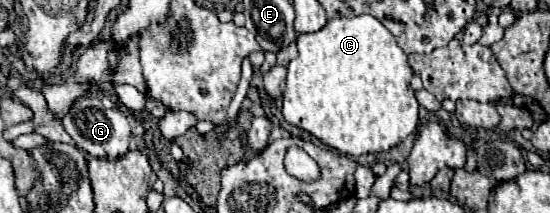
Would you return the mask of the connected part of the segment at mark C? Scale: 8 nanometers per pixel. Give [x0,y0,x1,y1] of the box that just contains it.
[285,16,419,156]

